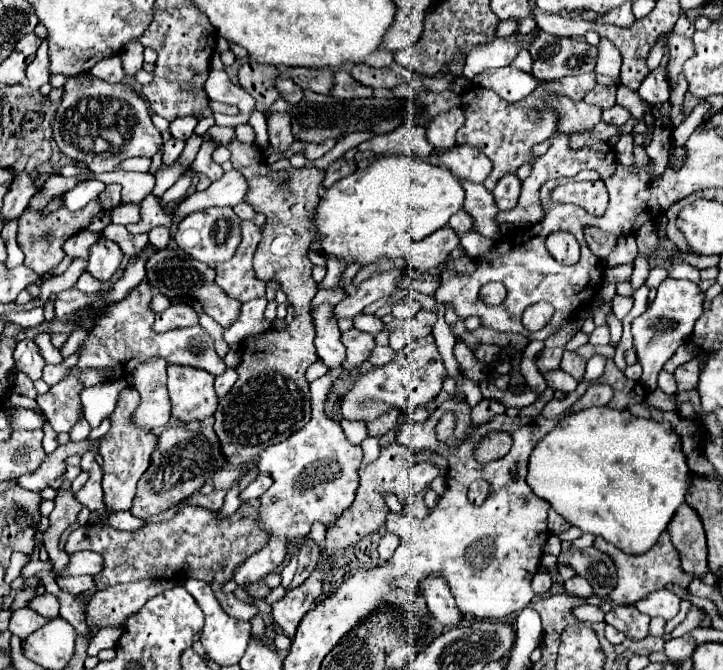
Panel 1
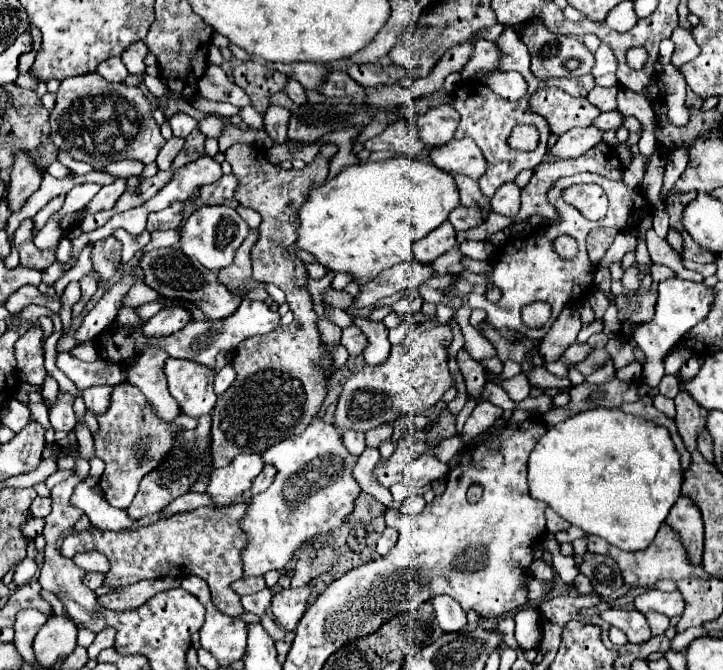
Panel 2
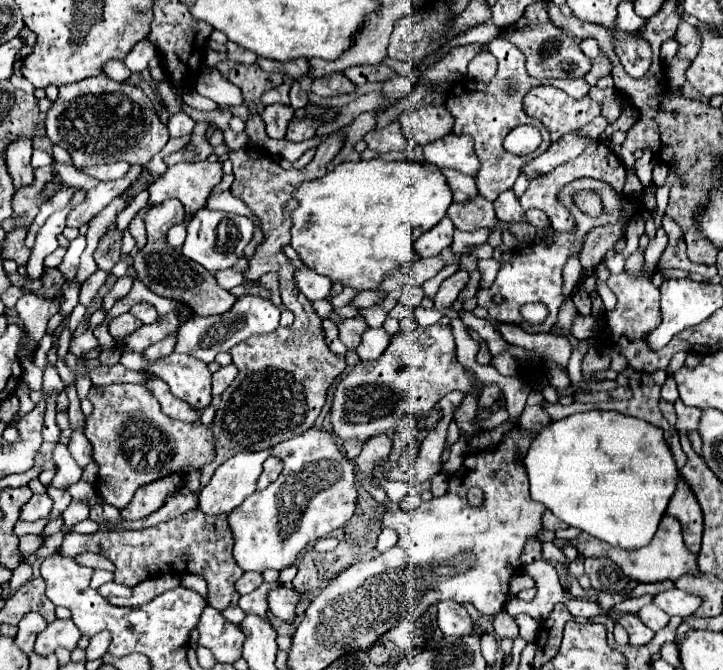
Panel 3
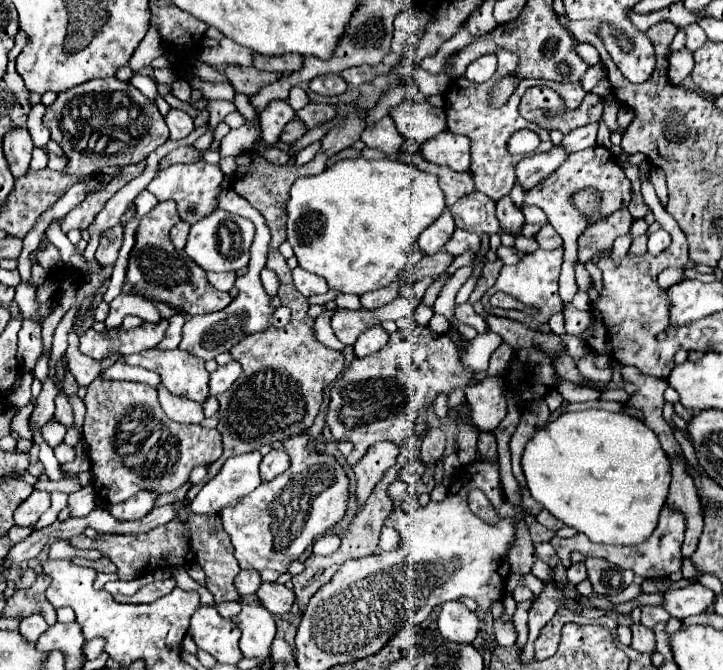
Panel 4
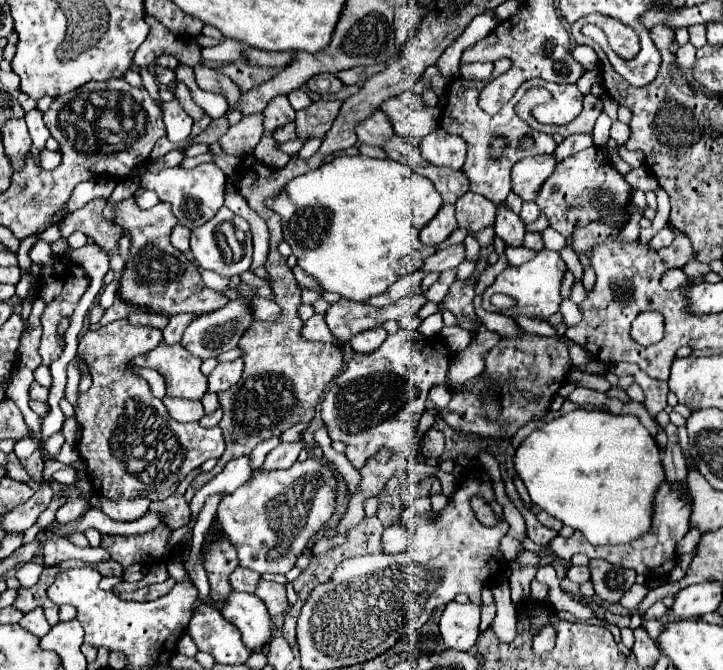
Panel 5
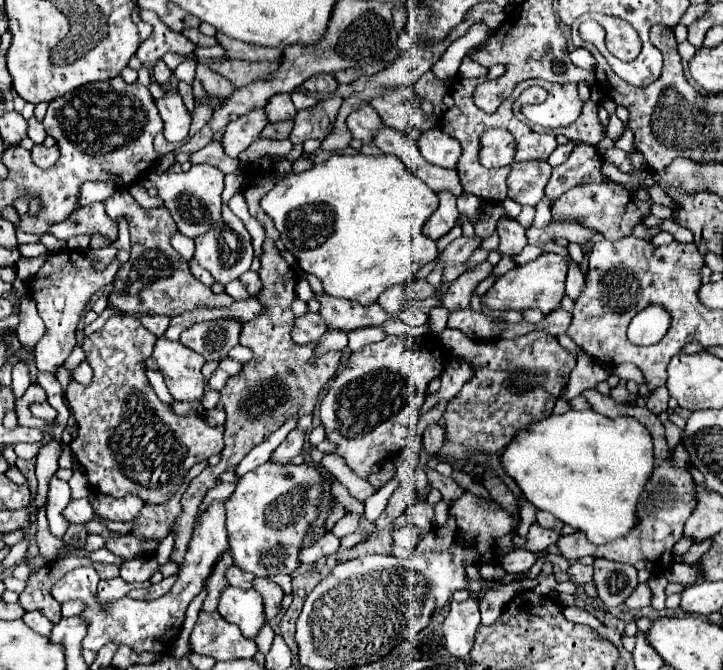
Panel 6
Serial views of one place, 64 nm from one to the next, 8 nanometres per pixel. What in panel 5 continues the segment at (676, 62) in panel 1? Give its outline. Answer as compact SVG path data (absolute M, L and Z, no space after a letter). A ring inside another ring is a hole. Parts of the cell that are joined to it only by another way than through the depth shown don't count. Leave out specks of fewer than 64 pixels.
M704 24L690 26L688 32L690 32L690 42L692 42L696 48L702 48L702 46L706 44L706 26L704 26Z

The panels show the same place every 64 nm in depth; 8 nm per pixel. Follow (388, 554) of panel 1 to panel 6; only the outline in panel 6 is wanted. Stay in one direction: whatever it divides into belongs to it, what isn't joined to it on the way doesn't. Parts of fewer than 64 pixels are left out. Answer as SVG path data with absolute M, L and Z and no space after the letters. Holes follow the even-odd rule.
M404 526L400 530L394 530L392 532L394 548L398 548L398 550L412 550L418 544L420 536L422 536L422 532L418 528L412 528L412 526Z

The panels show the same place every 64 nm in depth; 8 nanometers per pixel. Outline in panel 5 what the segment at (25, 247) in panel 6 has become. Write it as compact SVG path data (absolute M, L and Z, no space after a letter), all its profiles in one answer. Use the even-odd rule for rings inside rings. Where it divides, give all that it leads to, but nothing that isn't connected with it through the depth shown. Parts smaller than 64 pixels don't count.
M38 240L38 242L32 246L32 250L28 252L28 256L30 256L30 260L32 260L34 264L40 264L40 266L44 266L44 264L48 264L48 262L54 260L52 250L50 250L50 244L48 244L46 240Z

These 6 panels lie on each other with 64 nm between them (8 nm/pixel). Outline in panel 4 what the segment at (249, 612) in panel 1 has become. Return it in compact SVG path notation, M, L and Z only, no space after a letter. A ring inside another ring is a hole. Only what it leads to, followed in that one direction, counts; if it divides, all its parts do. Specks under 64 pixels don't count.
M190 512L188 522L172 520L164 526L158 526L144 534L100 534L96 540L90 540L84 534L80 534L80 536L74 536L70 540L70 544L76 548L100 550L106 558L110 558L118 566L120 580L134 580L140 574L152 572L154 568L186 566L196 558L206 572L206 588L212 592L212 596L218 604L228 602L228 600L238 600L238 596L240 596L234 588L234 578L238 576L240 566L238 566L238 560L234 558L234 548L230 544L230 536L224 532L224 526L222 526L222 520L218 514L196 516ZM124 548L128 548L128 552L134 552L134 556L124 556Z

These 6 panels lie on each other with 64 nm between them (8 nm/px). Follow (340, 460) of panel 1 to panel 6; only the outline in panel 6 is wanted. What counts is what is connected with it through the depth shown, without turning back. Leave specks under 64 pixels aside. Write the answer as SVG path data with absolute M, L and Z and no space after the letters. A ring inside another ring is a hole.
M266 462L240 478L236 492L226 502L226 530L230 540L230 554L240 570L252 572L254 576L274 576L274 574L292 574L300 566L298 552L302 548L302 538L310 522L318 516L318 502L322 494L320 482L322 474L316 468L310 468L306 464L286 466L276 462Z

